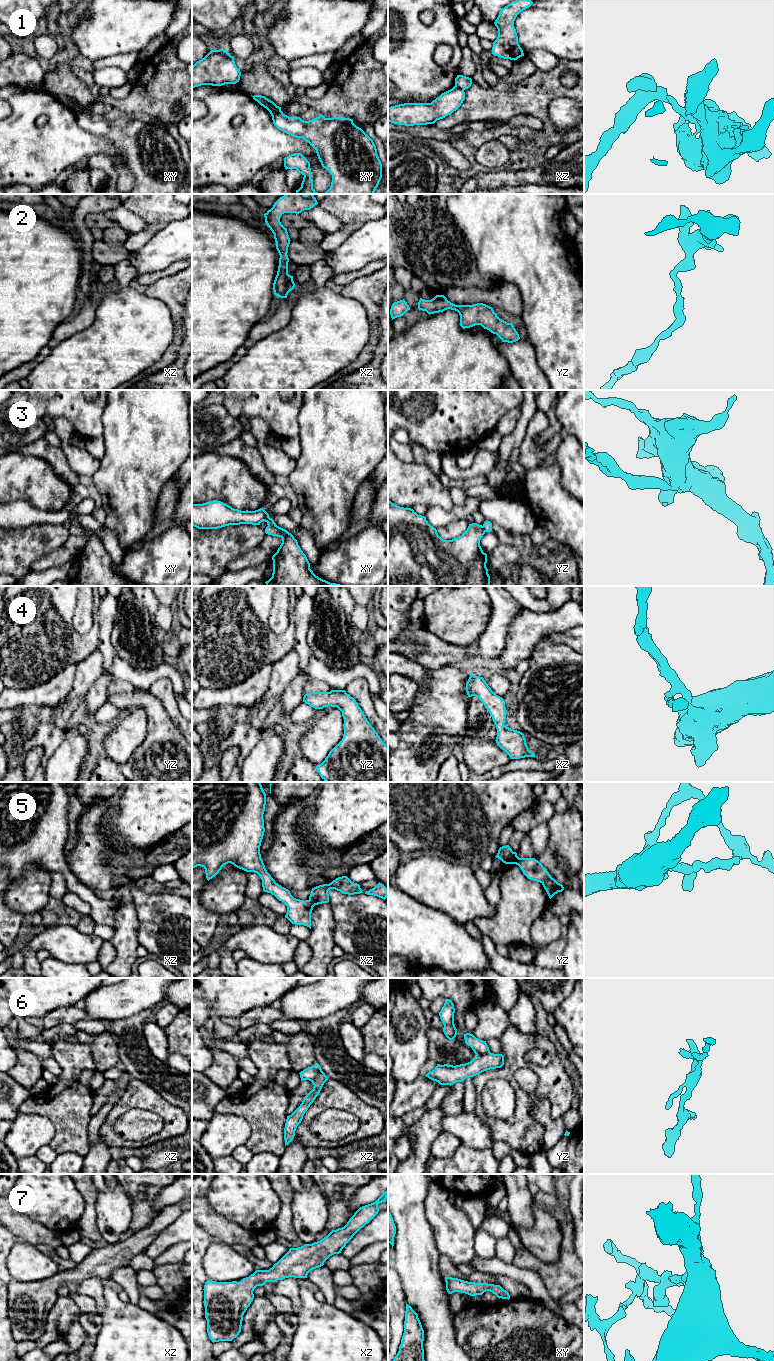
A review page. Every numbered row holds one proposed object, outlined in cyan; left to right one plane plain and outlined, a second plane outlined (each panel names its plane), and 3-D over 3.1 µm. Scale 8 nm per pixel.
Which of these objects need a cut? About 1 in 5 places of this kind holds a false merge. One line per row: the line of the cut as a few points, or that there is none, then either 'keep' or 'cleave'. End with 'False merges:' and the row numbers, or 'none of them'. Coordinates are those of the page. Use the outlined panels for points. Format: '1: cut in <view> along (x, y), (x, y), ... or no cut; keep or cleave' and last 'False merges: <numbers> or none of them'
1: cut in xy along (266, 98), (267, 108); cleave
2: no cut; keep
3: cut in xy along (276, 525), (268, 526); cleave
4: no cut; keep
5: cut in yz along (512, 851), (505, 863); cleave
6: cut in xz along (315, 1065), (318, 1074), (310, 1080); cleave
7: no cut; keep
False merges: 1, 3, 5, 6

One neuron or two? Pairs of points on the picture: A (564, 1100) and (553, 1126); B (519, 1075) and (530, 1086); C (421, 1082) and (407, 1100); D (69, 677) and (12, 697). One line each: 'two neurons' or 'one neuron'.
A: two neurons
B: one neuron
C: one neuron
D: one neuron

